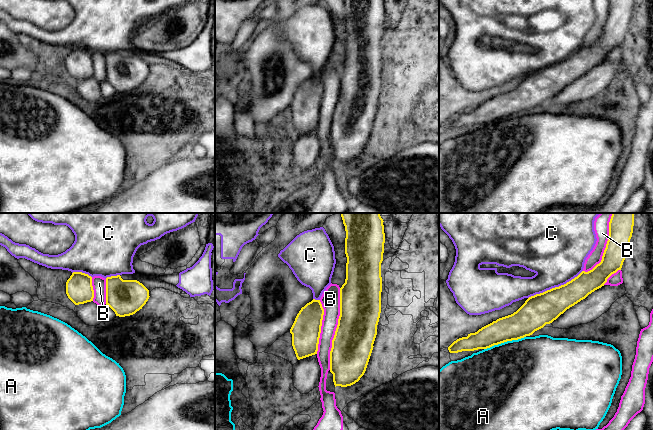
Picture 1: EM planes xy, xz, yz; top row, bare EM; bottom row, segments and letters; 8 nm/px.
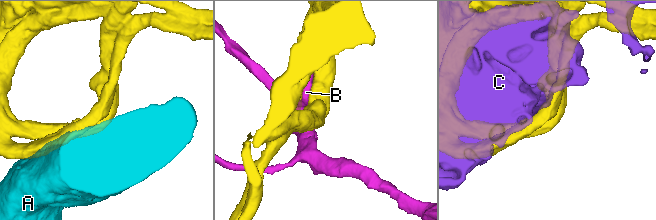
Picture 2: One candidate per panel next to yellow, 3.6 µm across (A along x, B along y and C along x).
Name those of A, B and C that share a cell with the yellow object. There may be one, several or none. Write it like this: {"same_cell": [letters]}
{"same_cell": []}

